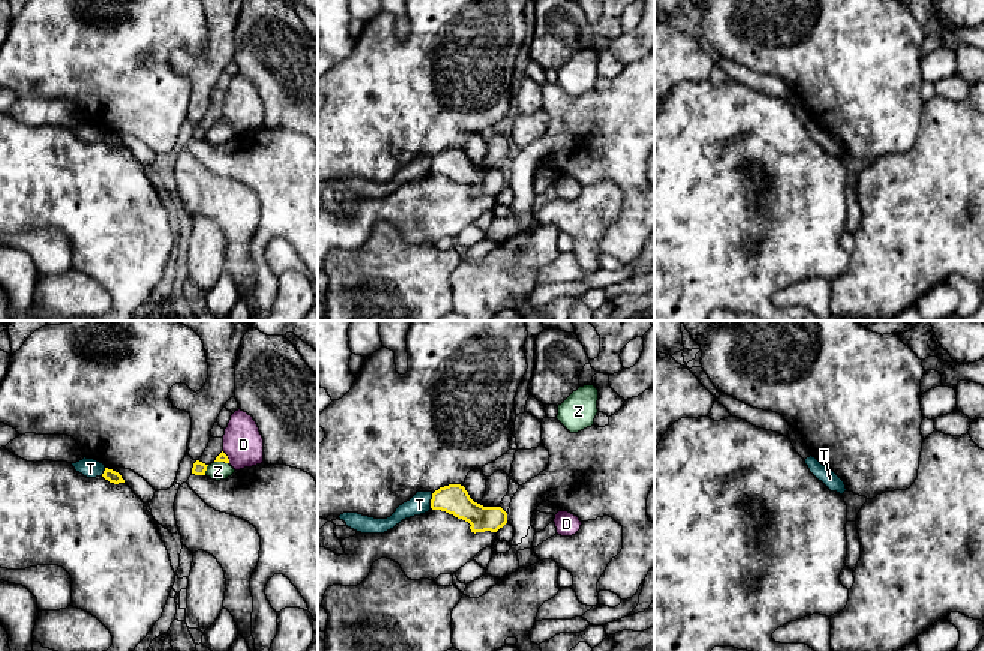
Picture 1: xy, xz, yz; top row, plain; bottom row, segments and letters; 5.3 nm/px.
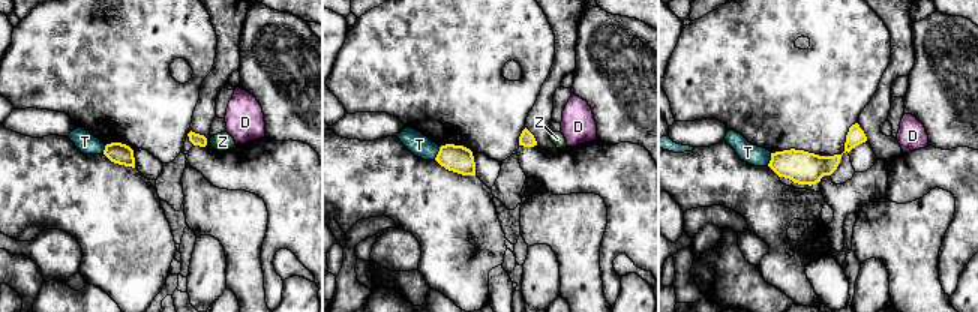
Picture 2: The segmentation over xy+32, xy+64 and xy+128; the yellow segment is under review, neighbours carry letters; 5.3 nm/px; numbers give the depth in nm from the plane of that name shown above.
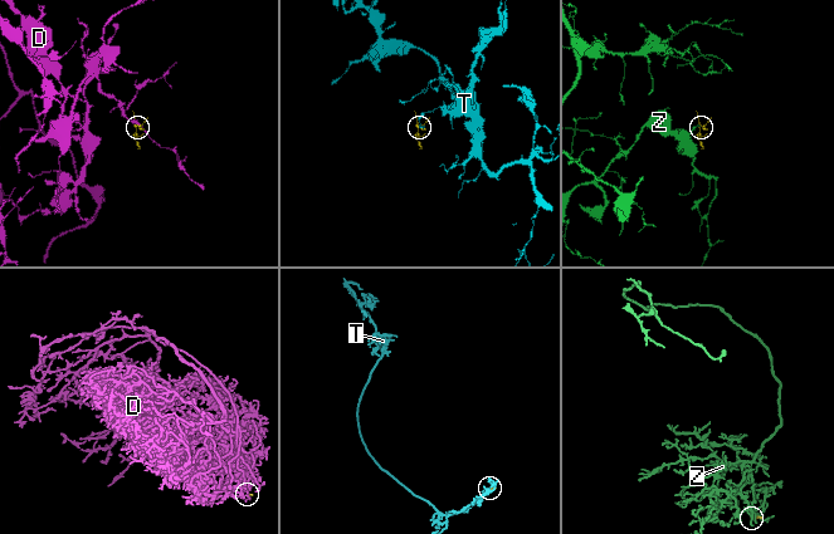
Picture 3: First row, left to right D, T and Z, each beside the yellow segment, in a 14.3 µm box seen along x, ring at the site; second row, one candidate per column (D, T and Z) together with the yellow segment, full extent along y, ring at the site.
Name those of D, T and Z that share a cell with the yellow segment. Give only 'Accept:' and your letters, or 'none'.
Accept: none

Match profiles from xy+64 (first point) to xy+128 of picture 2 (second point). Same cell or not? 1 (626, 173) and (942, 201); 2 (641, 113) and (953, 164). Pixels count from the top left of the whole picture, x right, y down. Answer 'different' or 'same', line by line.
1: different
2: different

